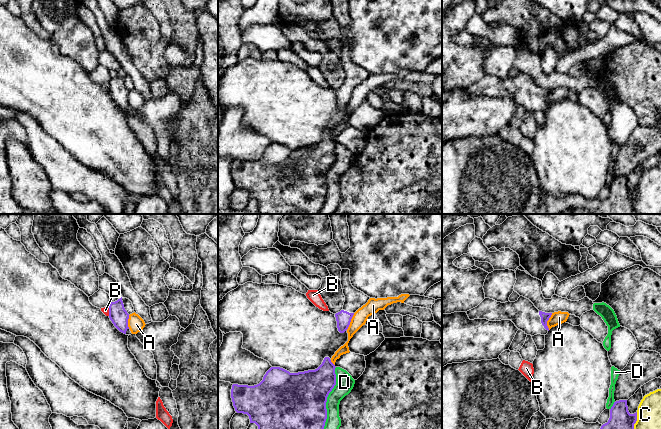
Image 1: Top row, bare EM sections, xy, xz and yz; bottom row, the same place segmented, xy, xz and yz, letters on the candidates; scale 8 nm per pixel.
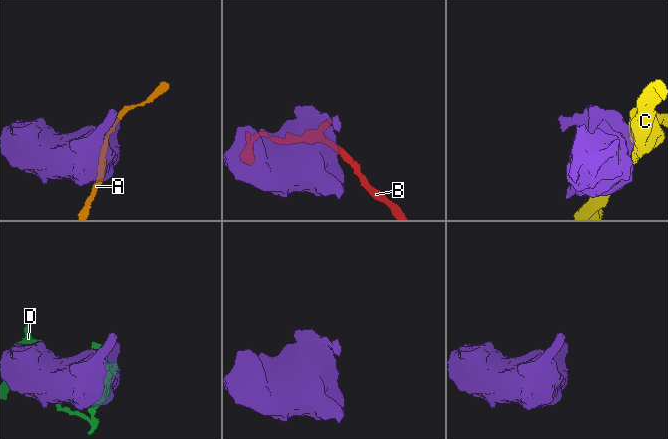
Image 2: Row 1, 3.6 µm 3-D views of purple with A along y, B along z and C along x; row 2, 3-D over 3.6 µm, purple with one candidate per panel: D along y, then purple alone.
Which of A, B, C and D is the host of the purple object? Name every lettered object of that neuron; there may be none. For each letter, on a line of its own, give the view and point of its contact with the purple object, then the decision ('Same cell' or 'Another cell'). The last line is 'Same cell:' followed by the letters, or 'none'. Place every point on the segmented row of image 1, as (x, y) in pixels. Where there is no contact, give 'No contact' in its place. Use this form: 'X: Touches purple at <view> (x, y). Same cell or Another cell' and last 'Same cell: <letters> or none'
A: Touches purple at xz (350, 321). Another cell
B: Touches purple at xy (109, 311). Another cell
C: Touches purple at yz (636, 420). Another cell
D: Touches purple at xz (326, 398). Another cell
Same cell: none

